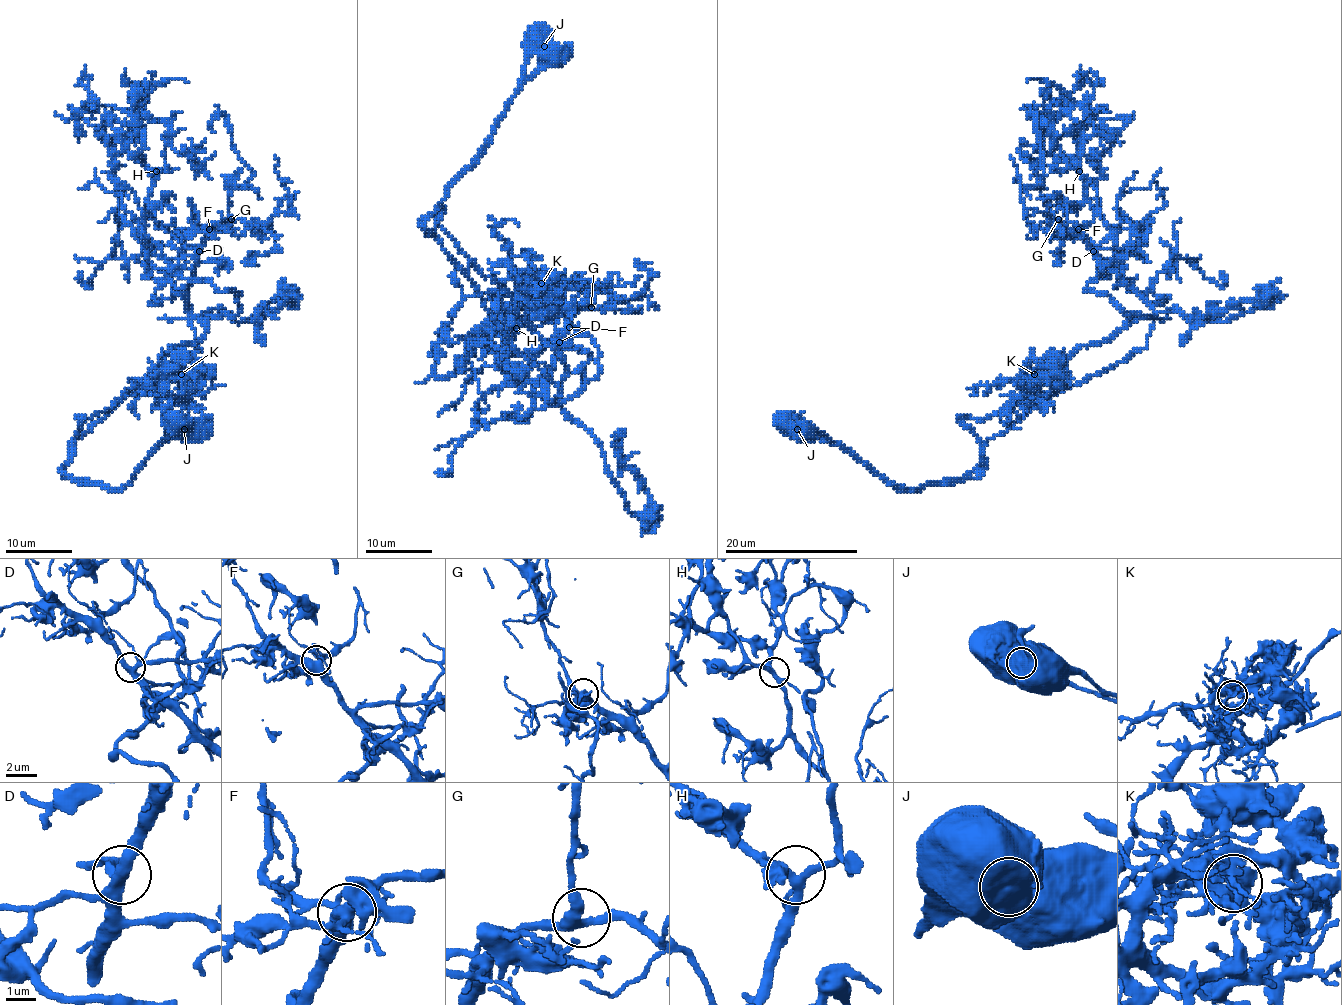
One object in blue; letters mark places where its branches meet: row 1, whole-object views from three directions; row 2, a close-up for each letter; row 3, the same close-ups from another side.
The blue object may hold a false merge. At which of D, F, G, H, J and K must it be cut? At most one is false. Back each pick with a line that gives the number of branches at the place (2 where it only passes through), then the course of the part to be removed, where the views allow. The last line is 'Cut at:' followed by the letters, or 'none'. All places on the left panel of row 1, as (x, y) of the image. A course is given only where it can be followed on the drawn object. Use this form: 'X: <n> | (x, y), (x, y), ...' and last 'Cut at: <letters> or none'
J: 1 | (184, 429), (119, 489), (61, 469), (76, 418), (196, 343), (202, 313), (291, 301), (266, 344)
Cut at: J

